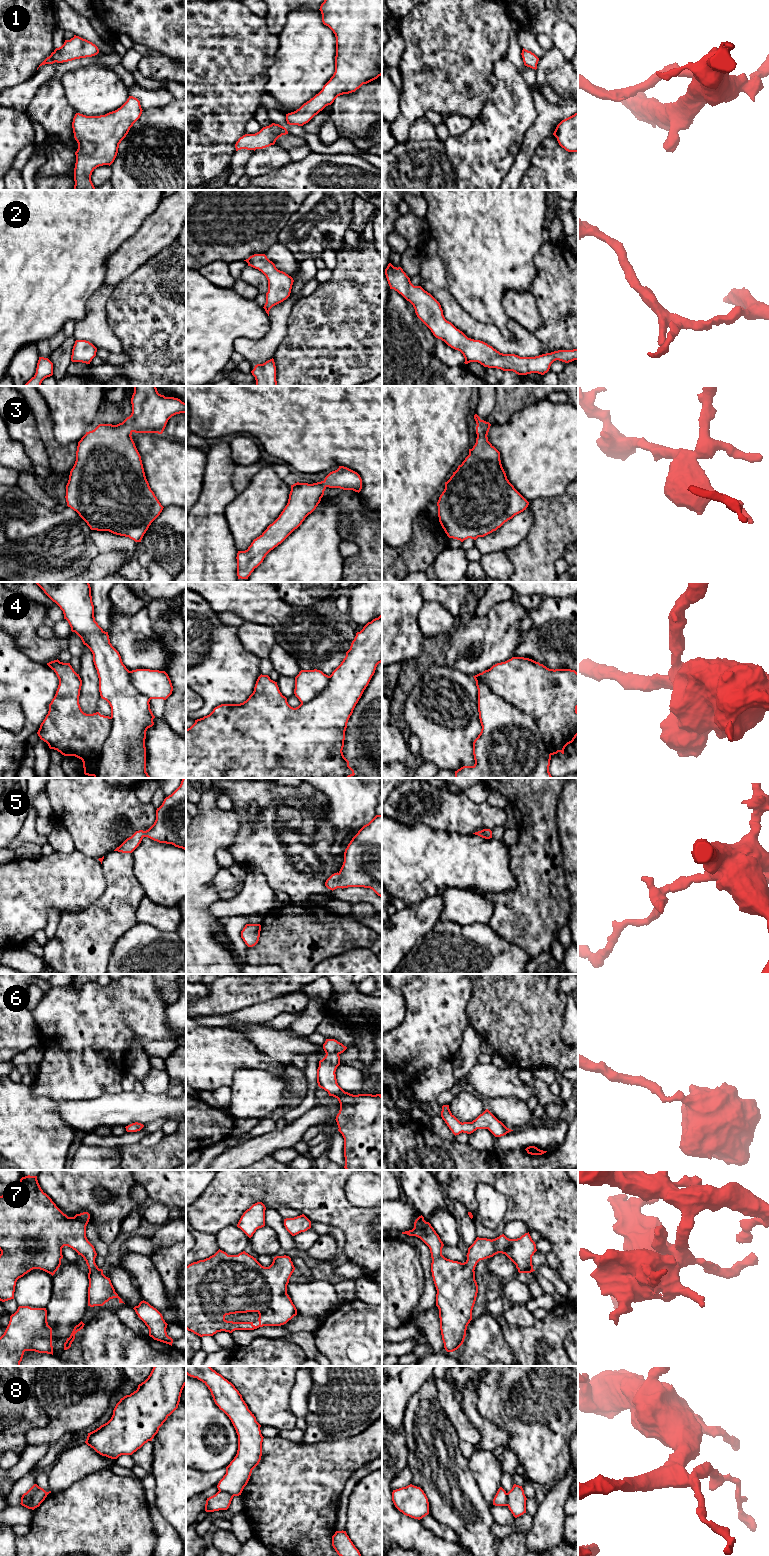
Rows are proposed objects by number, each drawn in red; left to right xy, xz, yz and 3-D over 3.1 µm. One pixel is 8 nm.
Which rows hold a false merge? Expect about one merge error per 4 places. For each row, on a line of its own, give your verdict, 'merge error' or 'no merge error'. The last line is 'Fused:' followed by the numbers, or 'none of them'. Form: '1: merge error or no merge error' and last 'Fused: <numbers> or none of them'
1: no merge error
2: no merge error
3: no merge error
4: merge error
5: no merge error
6: no merge error
7: no merge error
8: merge error
Fused: 4, 8

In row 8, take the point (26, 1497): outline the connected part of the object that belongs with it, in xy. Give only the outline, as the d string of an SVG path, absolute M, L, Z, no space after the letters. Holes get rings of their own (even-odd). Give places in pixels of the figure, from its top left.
M34 1484L26 1493L24 1493L21 1497L21 1505L28 1508L28 1509L31 1509L31 1506L30 1506L30 1500L33 1496L33 1494L35 1493L36 1489L37 1489L38 1485L37 1484Z

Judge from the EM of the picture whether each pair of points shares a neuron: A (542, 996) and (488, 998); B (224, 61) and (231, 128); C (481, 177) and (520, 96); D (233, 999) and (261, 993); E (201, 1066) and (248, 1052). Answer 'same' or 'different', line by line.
A: same
B: same
C: same
D: same
E: same

